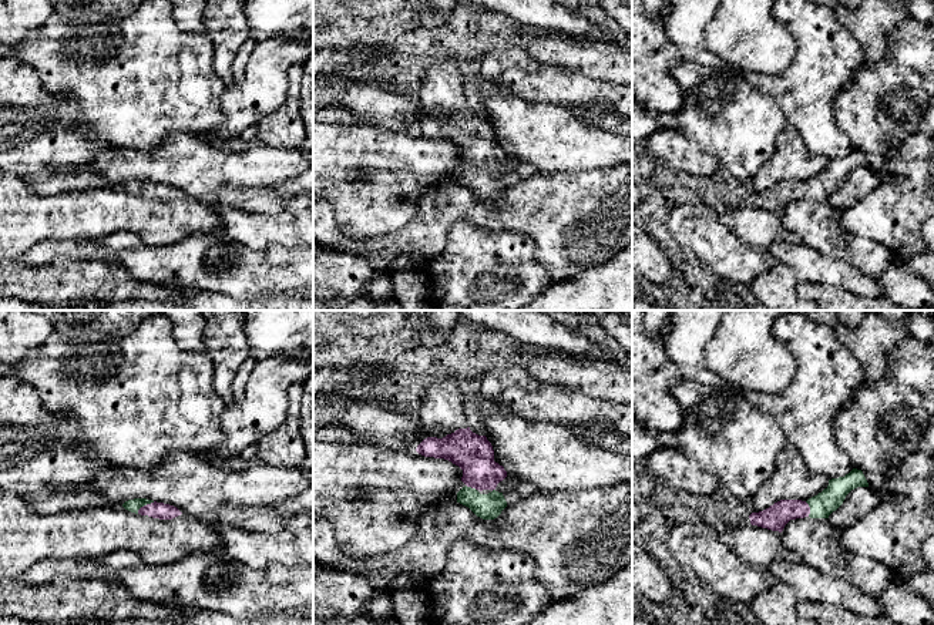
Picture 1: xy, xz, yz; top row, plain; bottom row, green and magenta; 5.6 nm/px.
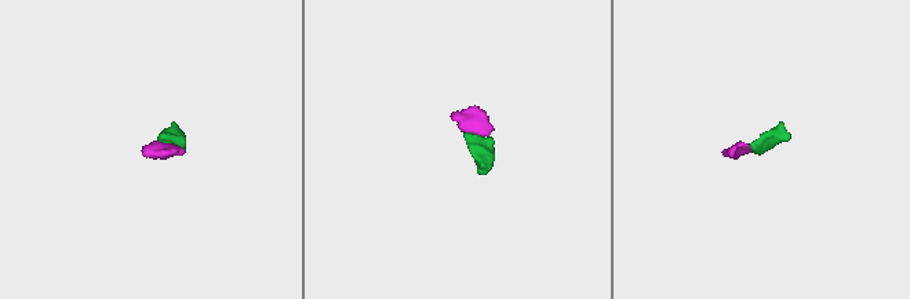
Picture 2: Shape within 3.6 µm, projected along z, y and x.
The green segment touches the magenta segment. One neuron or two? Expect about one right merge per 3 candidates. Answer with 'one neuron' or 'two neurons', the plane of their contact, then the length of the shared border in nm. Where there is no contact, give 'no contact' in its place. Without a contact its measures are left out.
one neuron; meets green in xy; contact 120 nm long

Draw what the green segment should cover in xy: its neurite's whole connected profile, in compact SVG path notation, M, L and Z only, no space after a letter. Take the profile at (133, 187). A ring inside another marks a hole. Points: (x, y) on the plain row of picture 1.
M147 179L128 181L122 185L122 188L131 194L148 196L148 198L159 199L159 201L172 201L182 195L174 187L157 184Z

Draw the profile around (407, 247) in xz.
M632 162L578 174L535 171L505 188L494 201L483 201L460 184L439 185L419 198L417 211L404 228L364 241L349 238L339 229L327 196L313 196L313 236L364 256L374 271L394 272L429 262L444 251L448 228L460 221L487 232L510 231L528 236L535 243L537 263L551 273L554 282L568 280L601 266L632 242Z

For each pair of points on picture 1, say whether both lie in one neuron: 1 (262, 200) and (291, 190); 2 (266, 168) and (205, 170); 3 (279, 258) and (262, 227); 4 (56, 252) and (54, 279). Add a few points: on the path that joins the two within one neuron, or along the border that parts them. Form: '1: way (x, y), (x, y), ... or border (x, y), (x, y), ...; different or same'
1: way (269, 200), (284, 191); same
2: way (251, 168), (221, 168); same
3: border (239, 242), (254, 249), (274, 245), (298, 247); different
4: border (86, 258), (60, 256), (43, 265), (22, 259); different

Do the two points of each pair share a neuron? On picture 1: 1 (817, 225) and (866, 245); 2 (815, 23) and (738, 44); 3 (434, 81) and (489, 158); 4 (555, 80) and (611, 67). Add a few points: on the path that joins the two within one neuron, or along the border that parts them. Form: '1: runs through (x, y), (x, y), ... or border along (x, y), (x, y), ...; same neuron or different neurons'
1: runs through (830, 238), (843, 252), (853, 249); same neuron
2: border along (772, 14), (795, 41), (795, 56), (790, 63); different neurons
3: runs through (450, 100), (457, 108), (460, 124), (476, 140); same neuron
4: border along (550, 66), (574, 69), (590, 77), (615, 83); different neurons

